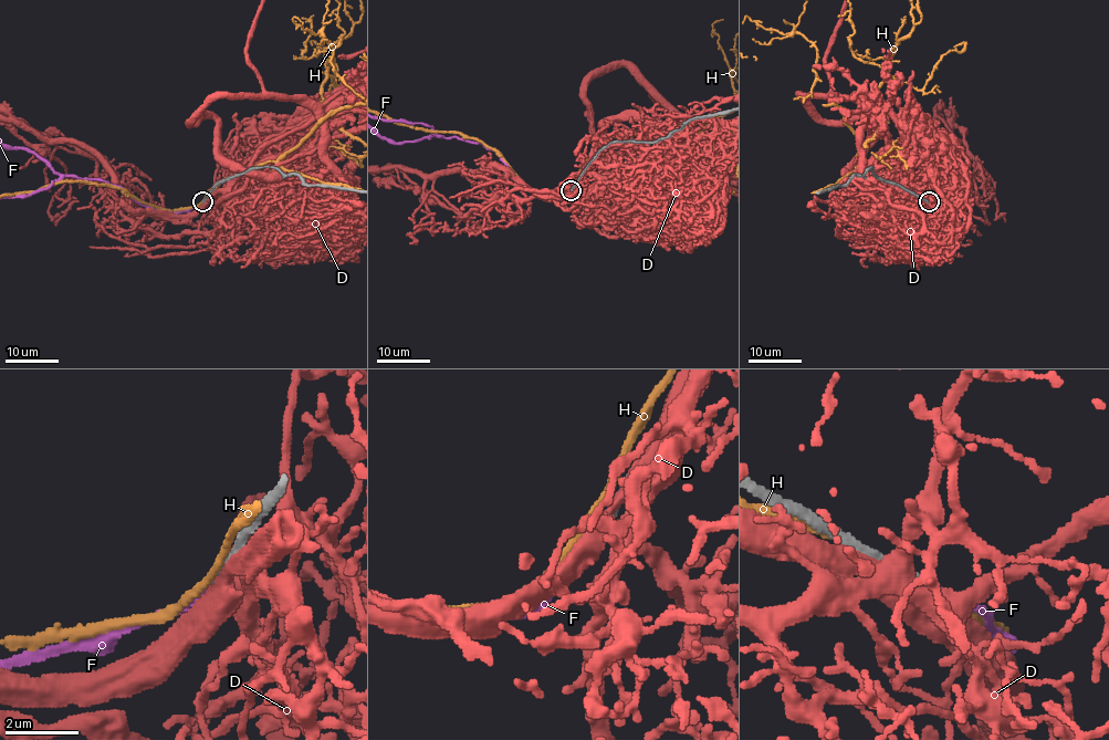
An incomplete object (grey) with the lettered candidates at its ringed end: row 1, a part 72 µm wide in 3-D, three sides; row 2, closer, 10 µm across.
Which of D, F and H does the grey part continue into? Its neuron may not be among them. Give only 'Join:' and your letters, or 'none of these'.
Join: F

